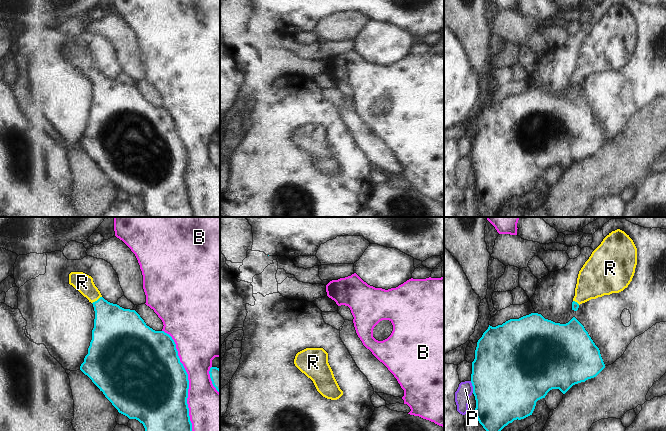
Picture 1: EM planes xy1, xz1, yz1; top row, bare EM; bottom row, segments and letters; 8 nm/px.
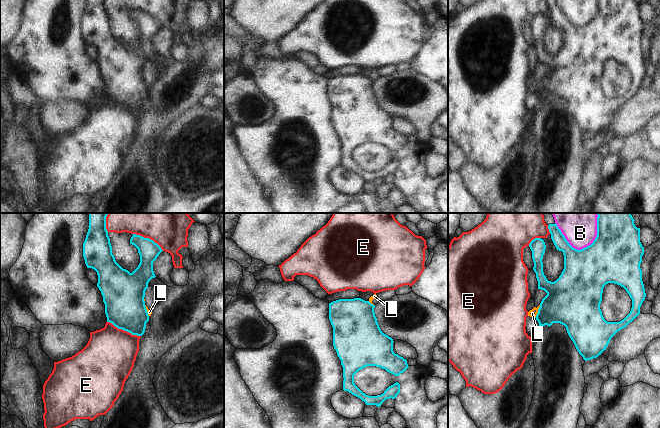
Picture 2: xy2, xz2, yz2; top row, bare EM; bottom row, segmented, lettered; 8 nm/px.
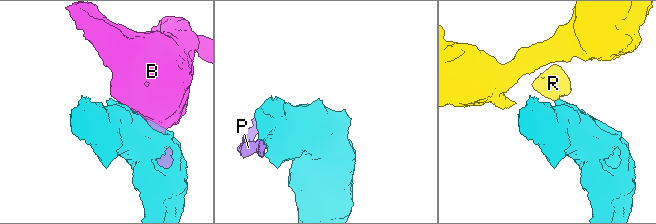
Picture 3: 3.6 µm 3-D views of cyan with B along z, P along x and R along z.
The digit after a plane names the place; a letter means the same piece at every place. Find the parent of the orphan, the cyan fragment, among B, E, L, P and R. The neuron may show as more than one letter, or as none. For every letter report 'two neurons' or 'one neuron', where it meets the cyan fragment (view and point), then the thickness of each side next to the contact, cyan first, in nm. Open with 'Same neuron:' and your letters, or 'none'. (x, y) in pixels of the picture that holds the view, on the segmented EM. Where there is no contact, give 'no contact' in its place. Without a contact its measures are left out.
Same neuron: R
B: two neurons; contact xy1 (187, 379); calibres 500 and 300 nm
E: two neurons; contact xy2 (124, 330); calibres 320 and 420 nm
L: two neurons; contact yz2 (538, 311); calibres 360 and 60 nm
P: two neurons; contact yz1 (473, 387); calibres 500 and 120 nm
R: one neuron; contact xy1 (97, 300); calibres 320 and 150 nm

